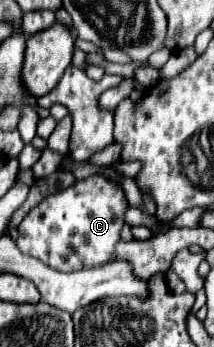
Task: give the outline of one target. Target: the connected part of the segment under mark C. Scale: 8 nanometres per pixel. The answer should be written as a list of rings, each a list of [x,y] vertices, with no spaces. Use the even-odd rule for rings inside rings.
[[[93,174],[85,180],[73,182],[65,190],[49,194],[47,198],[43,198],[43,202],[39,202],[35,208],[31,208],[29,214],[23,218],[23,222],[17,228],[19,230],[17,246],[21,248],[21,252],[25,252],[29,256],[37,256],[41,262],[45,262],[51,268],[57,268],[61,272],[77,272],[77,270],[115,262],[115,256],[117,256],[115,246],[121,242],[121,230],[125,226],[127,208],[129,208],[129,202],[127,202],[123,188],[103,174]]]

